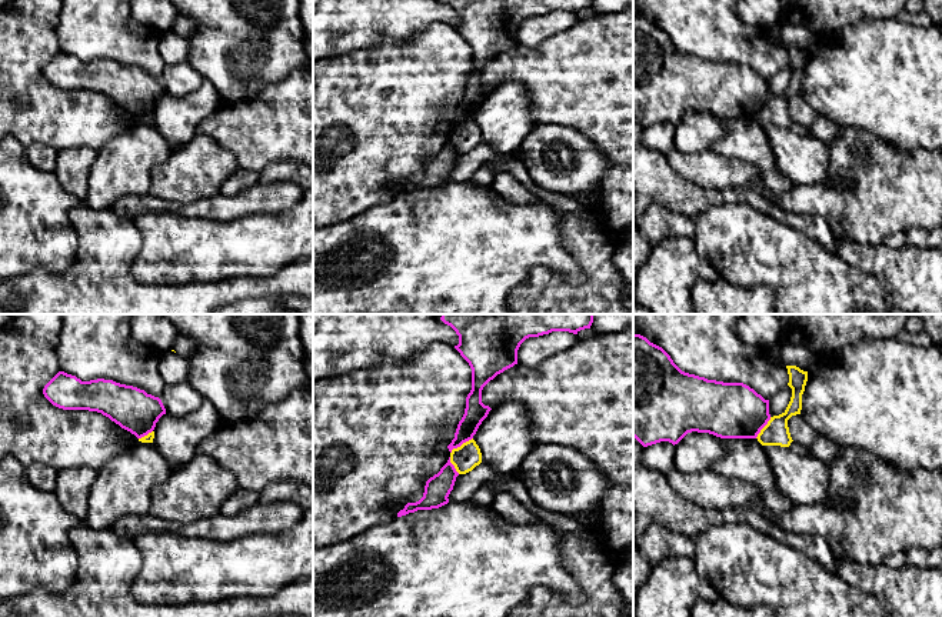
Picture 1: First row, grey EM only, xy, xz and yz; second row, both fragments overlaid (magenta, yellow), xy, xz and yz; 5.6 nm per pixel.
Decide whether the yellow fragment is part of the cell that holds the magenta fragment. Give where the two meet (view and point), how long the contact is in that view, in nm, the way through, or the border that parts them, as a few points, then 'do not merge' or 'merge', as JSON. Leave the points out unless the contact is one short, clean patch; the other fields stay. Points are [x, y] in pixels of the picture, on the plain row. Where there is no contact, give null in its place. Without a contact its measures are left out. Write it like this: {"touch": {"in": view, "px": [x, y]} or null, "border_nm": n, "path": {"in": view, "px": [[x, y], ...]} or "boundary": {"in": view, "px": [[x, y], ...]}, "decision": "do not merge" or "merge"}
{"touch": {"in": "xz", "px": [460, 124]}, "border_nm": 160, "boundary": {"in": "xz", "px": [[472, 117], [450, 133]]}, "decision": "do not merge"}

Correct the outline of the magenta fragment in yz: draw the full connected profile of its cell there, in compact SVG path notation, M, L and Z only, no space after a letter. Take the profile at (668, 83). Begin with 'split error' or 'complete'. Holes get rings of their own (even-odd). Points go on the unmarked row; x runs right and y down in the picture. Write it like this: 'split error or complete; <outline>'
complete; M633 13L633 117L643 127L660 121L675 126L692 111L756 119L769 100L769 80L749 66L685 53L662 27Z

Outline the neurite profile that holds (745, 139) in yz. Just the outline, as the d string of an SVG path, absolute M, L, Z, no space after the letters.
M723 119L725 133L710 149L728 159L738 159L760 171L759 186L770 194L789 191L793 183L776 164L768 134L758 119Z

